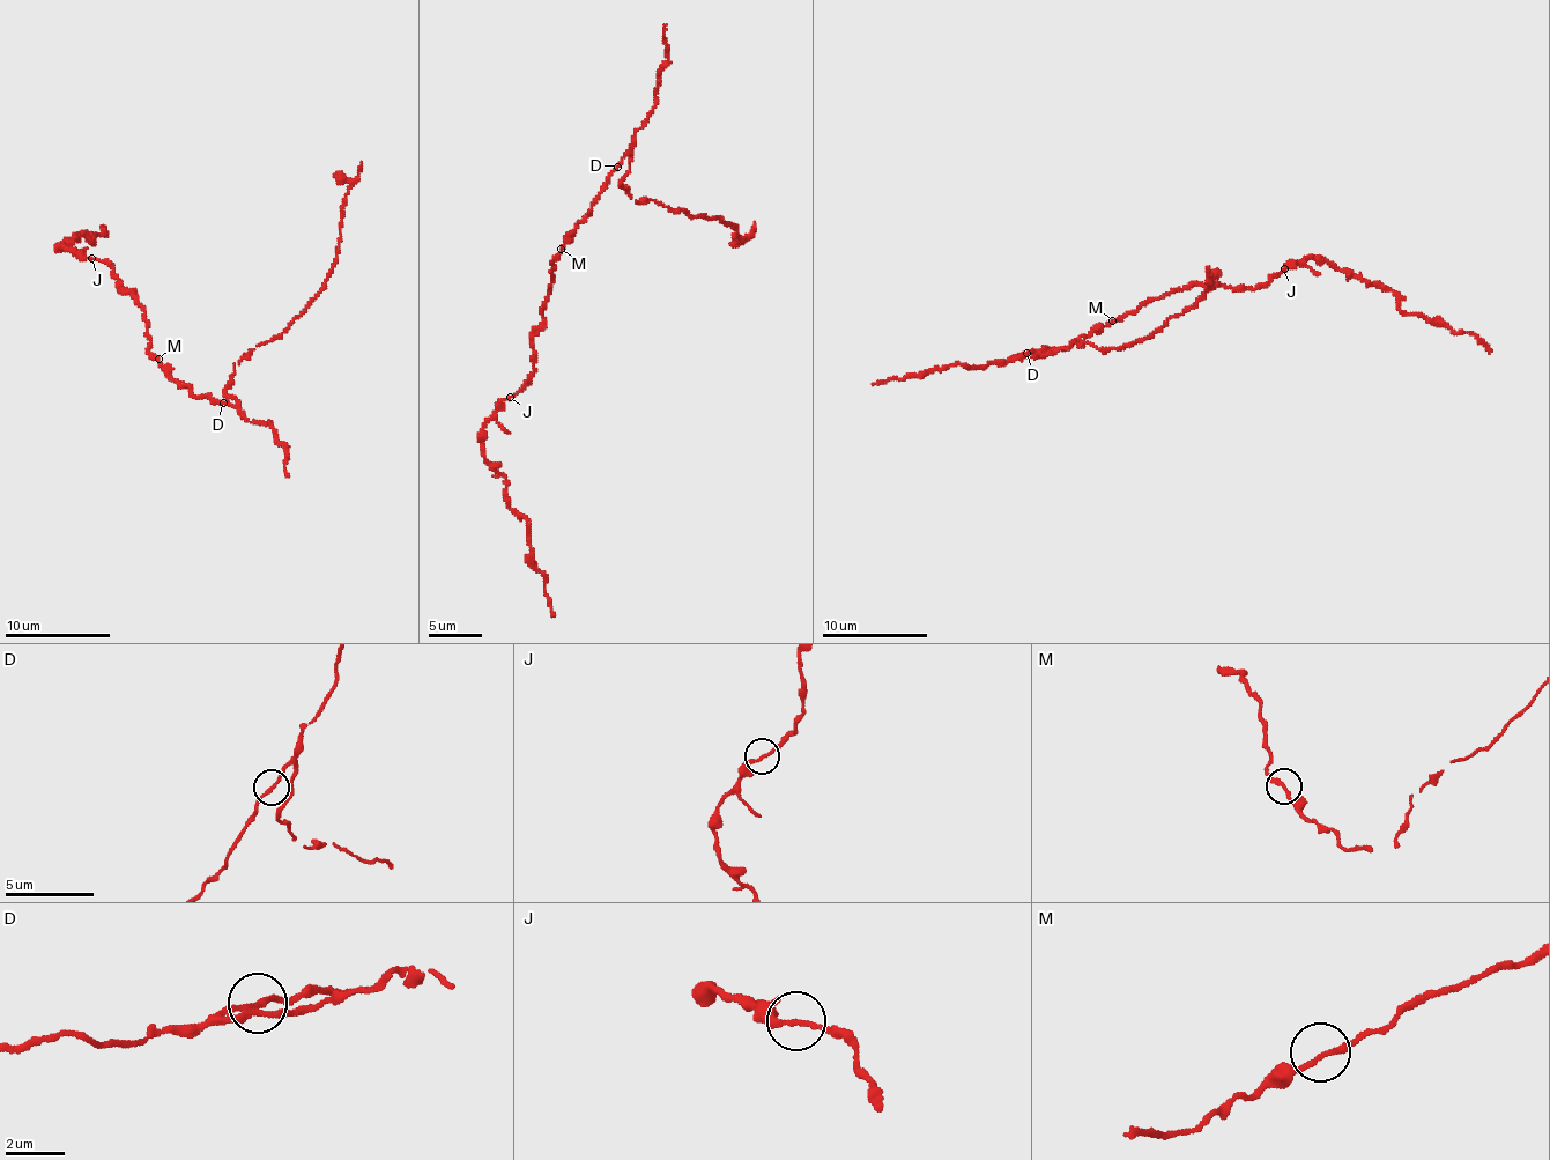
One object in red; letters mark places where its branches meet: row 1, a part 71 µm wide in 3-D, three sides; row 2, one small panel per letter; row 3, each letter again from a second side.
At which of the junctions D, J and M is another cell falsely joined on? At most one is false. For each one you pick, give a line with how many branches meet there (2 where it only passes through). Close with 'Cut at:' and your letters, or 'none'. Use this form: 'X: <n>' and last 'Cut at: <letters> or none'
Cut at: none

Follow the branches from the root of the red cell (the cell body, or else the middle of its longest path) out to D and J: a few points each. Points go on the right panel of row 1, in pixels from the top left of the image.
D: (1112, 323), (1091, 329), (1067, 348), (1025, 353)
J: (1112, 323), (1122, 320), (1127, 313), (1137, 311), (1150, 301), (1184, 287), (1215, 285), (1259, 289), (1283, 270)

